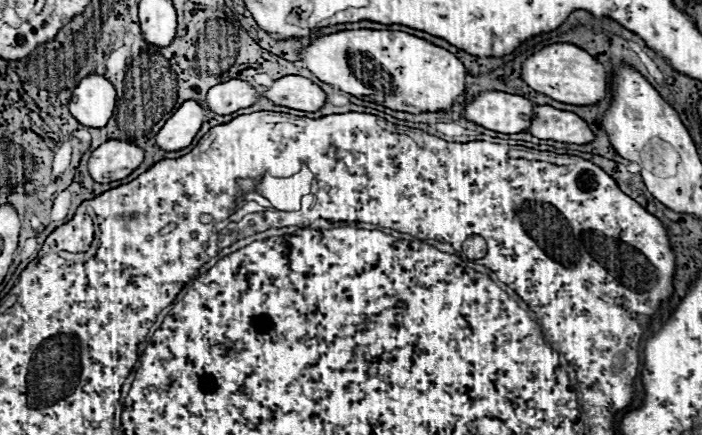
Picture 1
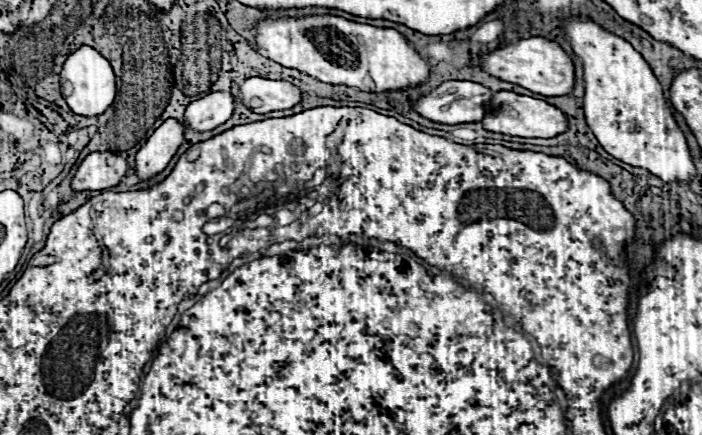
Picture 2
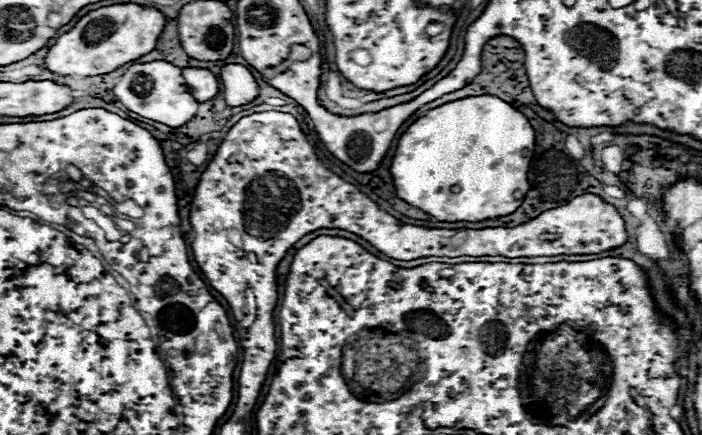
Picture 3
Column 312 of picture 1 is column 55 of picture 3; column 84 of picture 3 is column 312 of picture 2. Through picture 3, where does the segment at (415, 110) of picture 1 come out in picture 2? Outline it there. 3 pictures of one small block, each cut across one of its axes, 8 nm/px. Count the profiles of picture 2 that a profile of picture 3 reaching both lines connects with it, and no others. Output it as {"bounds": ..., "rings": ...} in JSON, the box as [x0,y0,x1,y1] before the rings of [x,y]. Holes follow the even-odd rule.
{"bounds":[254,14,430,92],"rings":[[[326,14],[304,18],[262,18],[254,26],[254,32],[254,48],[266,58],[326,84],[344,84],[364,92],[386,92],[420,86],[430,74],[426,60],[422,60],[410,42],[392,28],[376,28]]]}

